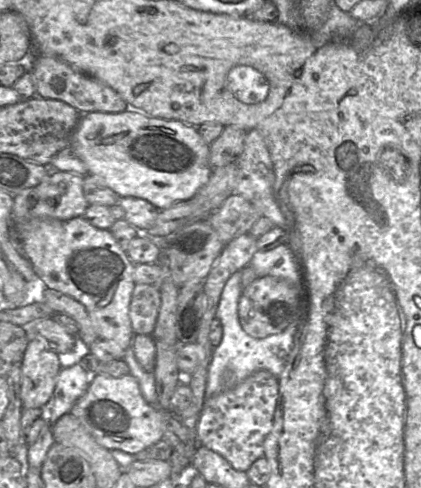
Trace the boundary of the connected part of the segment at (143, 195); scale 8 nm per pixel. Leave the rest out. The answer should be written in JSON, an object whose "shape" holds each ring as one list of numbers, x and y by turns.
{"shape":[[131,108,120,113,82,114,69,145,87,167,88,174,98,177,119,197,144,199,158,210,190,200,208,182,213,172,209,146,192,125,179,120,149,117]]}

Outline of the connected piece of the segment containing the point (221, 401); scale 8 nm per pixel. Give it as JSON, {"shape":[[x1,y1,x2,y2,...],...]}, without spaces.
{"shape":[[260,370,233,389,209,398,196,427,198,443,222,455,234,469,246,472,265,454,265,440,272,429,278,389,278,378]]}

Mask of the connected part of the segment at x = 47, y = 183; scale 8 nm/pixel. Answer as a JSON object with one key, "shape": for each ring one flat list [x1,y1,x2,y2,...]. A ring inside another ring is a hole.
{"shape":[[52,172,39,185,14,195,13,218,17,232,19,224,27,223,35,218,69,220,83,216,89,206,84,197,83,178,84,176,70,172]]}

